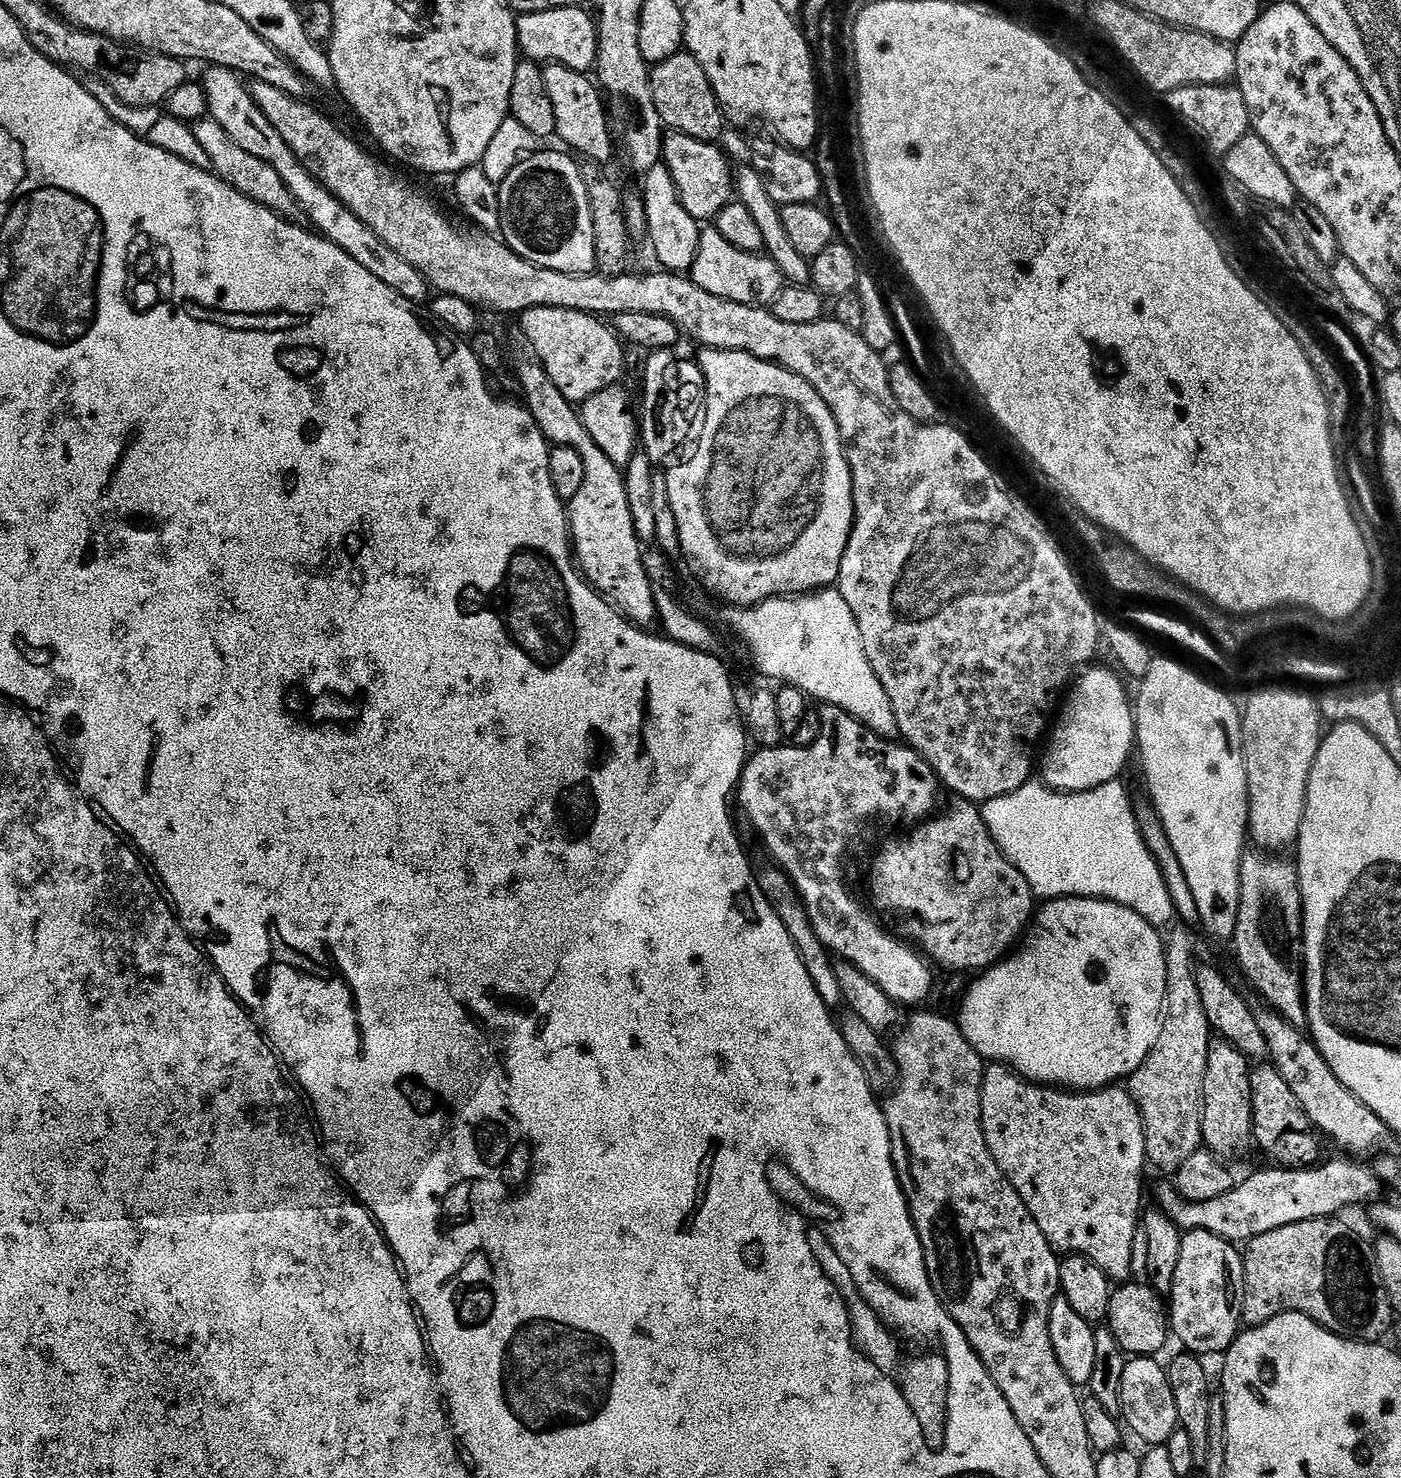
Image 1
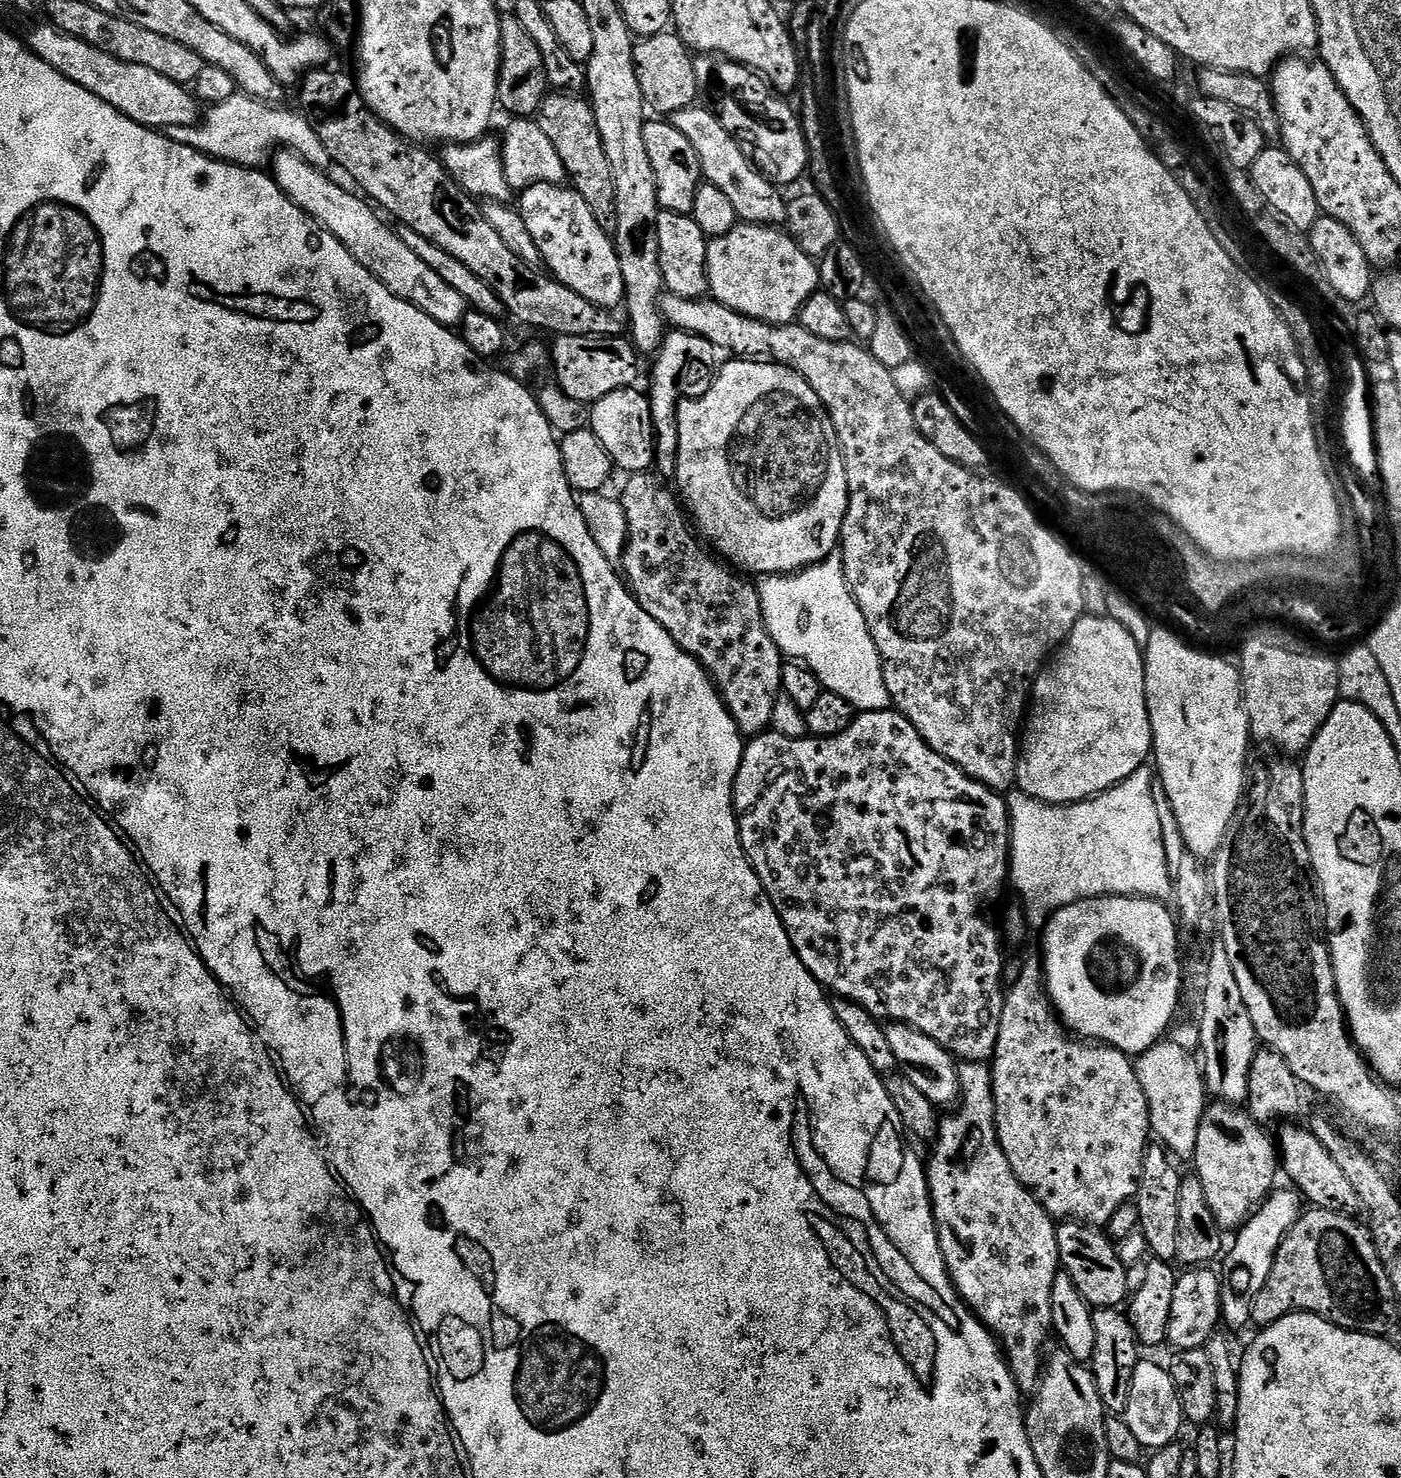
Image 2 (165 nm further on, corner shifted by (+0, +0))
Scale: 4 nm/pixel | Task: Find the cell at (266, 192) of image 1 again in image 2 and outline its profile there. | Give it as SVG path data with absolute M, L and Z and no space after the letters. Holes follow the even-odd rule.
M41 23L41 28L33 30L26 36L27 47L42 58L58 74L70 78L78 86L90 90L102 102L106 102L115 112L138 122L143 128L167 130L174 126L193 127L200 123L202 108L195 95L185 85L170 82L170 78L147 69L146 66L134 66L130 62L122 62L86 42L65 32L59 32L51 24Z

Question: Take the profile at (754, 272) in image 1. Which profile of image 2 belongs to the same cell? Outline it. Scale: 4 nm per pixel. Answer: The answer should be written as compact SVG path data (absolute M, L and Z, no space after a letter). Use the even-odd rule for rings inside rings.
M737 223L730 234L709 239L708 242L708 287L711 299L725 304L743 316L761 320L767 324L791 324L797 319L810 294L818 290L820 283L820 269L817 261L807 256L800 247L793 242L787 231L776 226L763 224Z

